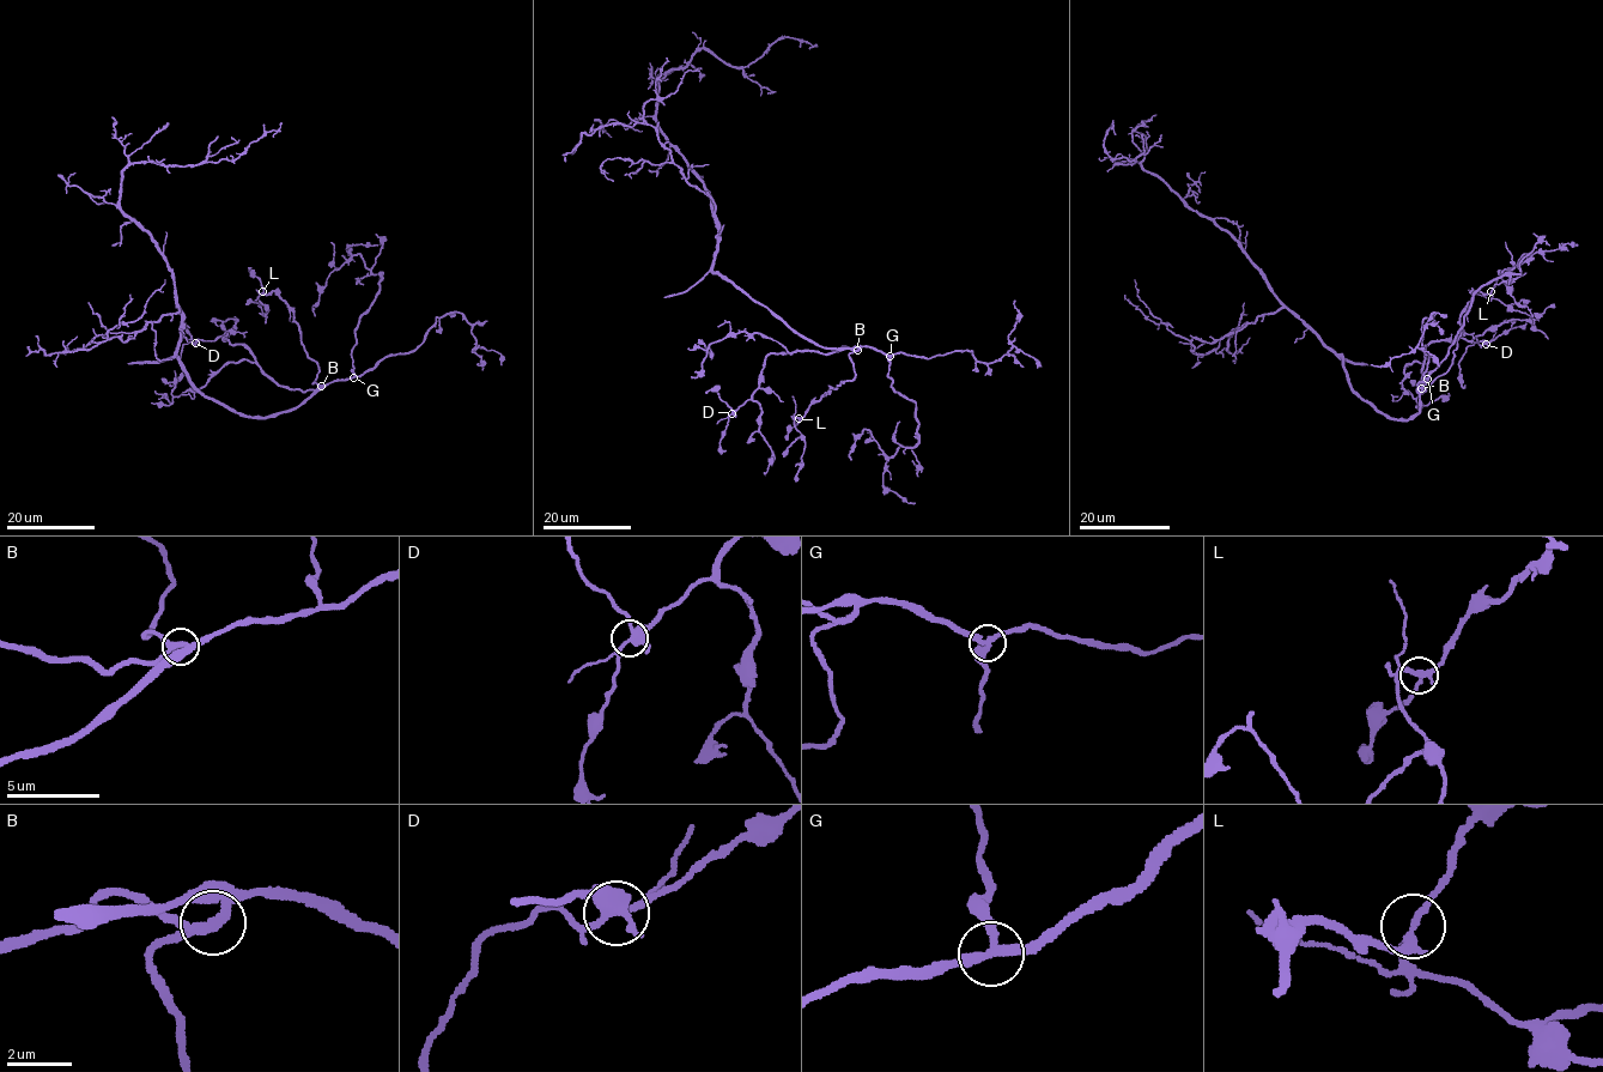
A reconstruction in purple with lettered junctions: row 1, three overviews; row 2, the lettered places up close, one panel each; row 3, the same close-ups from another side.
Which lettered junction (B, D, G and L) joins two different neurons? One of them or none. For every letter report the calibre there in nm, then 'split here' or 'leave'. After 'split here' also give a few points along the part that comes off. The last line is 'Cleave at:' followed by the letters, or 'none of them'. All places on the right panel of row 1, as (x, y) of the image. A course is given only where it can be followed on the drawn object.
B: 240 nm thick; leave
D: 360 nm thick; leave
G: 240 nm thick; leave
L: 240 nm thick; leave
Cleave at: none of them

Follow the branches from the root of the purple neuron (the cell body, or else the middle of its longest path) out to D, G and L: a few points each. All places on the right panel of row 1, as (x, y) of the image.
D: (1347, 377), (1380, 413), (1409, 419), (1419, 411), (1418, 392), (1425, 391), (1425, 345), (1461, 338), (1486, 344)
G: (1347, 377), (1361, 399), (1380, 413), (1396, 419), (1409, 419), (1419, 411), (1418, 383), (1428, 379)
L: (1347, 377), (1380, 413), (1409, 419), (1419, 411), (1422, 386), (1451, 364), (1461, 312), (1476, 291), (1491, 291)

